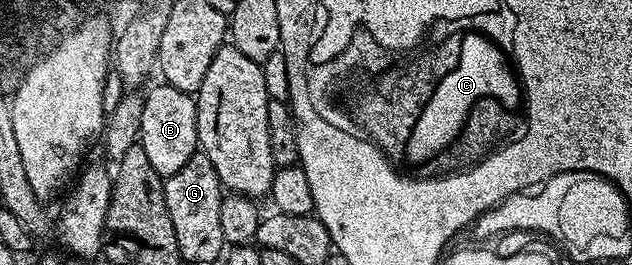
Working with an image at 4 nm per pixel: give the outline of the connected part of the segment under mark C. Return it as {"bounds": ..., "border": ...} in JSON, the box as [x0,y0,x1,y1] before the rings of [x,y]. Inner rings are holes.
{"bounds":[408,26,521,168],"border":[[[467,26],[467,31],[477,31],[473,33],[477,37],[469,37],[469,41],[461,43],[455,67],[445,71],[441,81],[438,81],[439,85],[431,95],[433,102],[428,105],[423,123],[419,124],[409,143],[408,164],[423,163],[430,168],[435,161],[439,161],[439,157],[443,157],[446,147],[447,157],[452,155],[456,150],[455,146],[463,140],[463,133],[471,123],[475,109],[483,101],[493,101],[509,121],[517,121],[521,111],[521,80],[517,71],[507,71],[507,67],[513,62],[507,53],[499,53],[499,61],[497,53],[487,45],[491,41],[485,35],[491,37],[495,30],[484,29],[482,26]]]}

